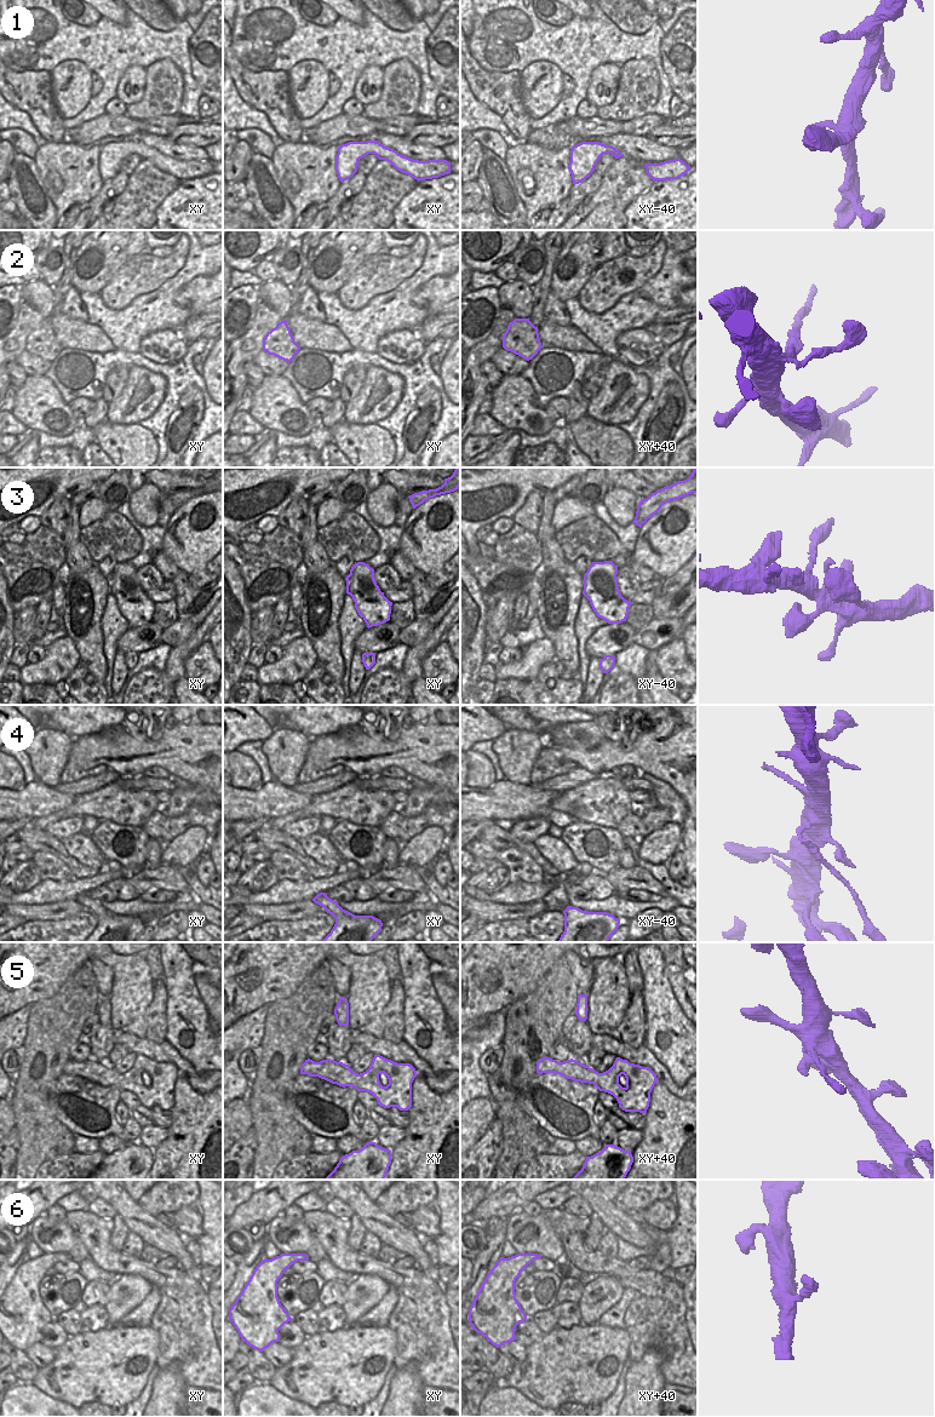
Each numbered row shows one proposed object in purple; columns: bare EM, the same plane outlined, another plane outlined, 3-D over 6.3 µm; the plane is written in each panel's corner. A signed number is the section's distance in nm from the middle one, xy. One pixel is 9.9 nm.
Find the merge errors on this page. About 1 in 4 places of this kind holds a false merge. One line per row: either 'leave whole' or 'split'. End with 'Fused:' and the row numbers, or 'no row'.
1: leave whole
2: split
3: leave whole
4: split
5: leave whole
6: leave whole
Fused: 2, 4

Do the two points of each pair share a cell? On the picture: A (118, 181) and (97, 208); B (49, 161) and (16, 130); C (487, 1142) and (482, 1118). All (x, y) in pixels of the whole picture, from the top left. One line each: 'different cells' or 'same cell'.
A: same cell
B: different cells
C: different cells

